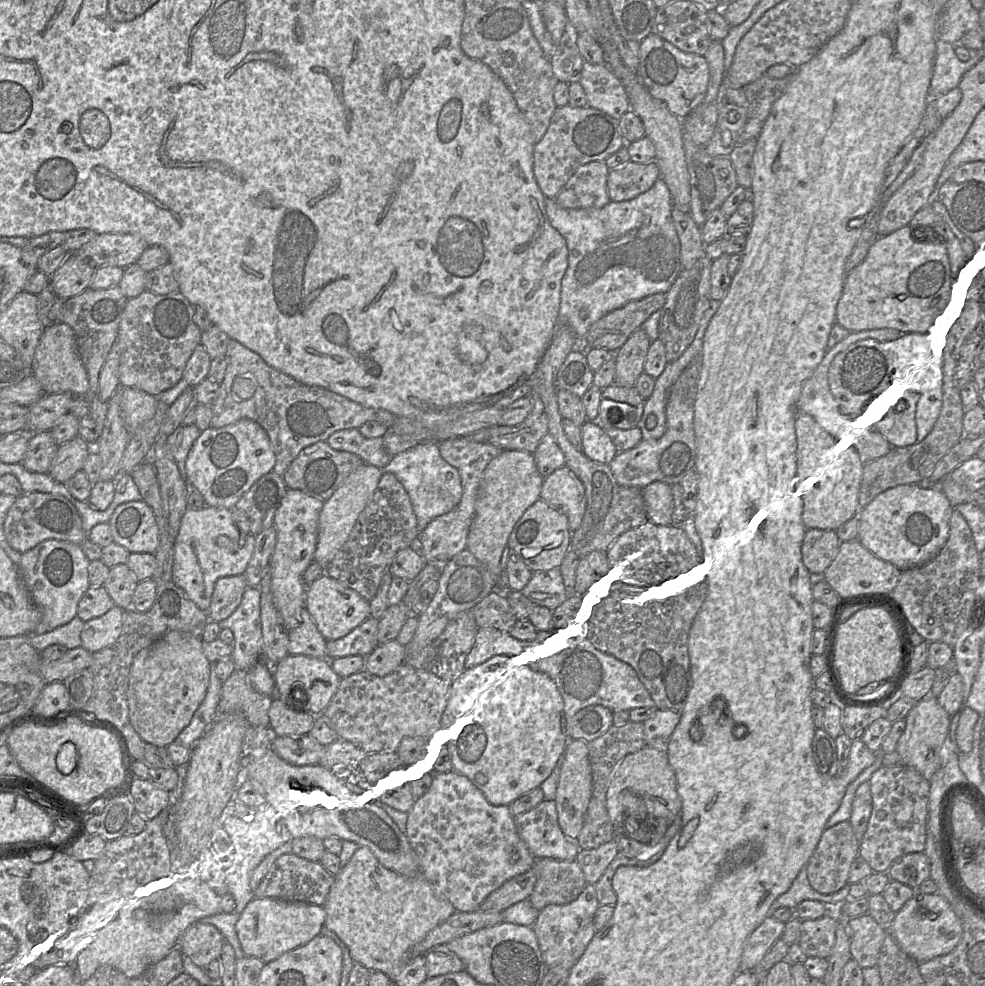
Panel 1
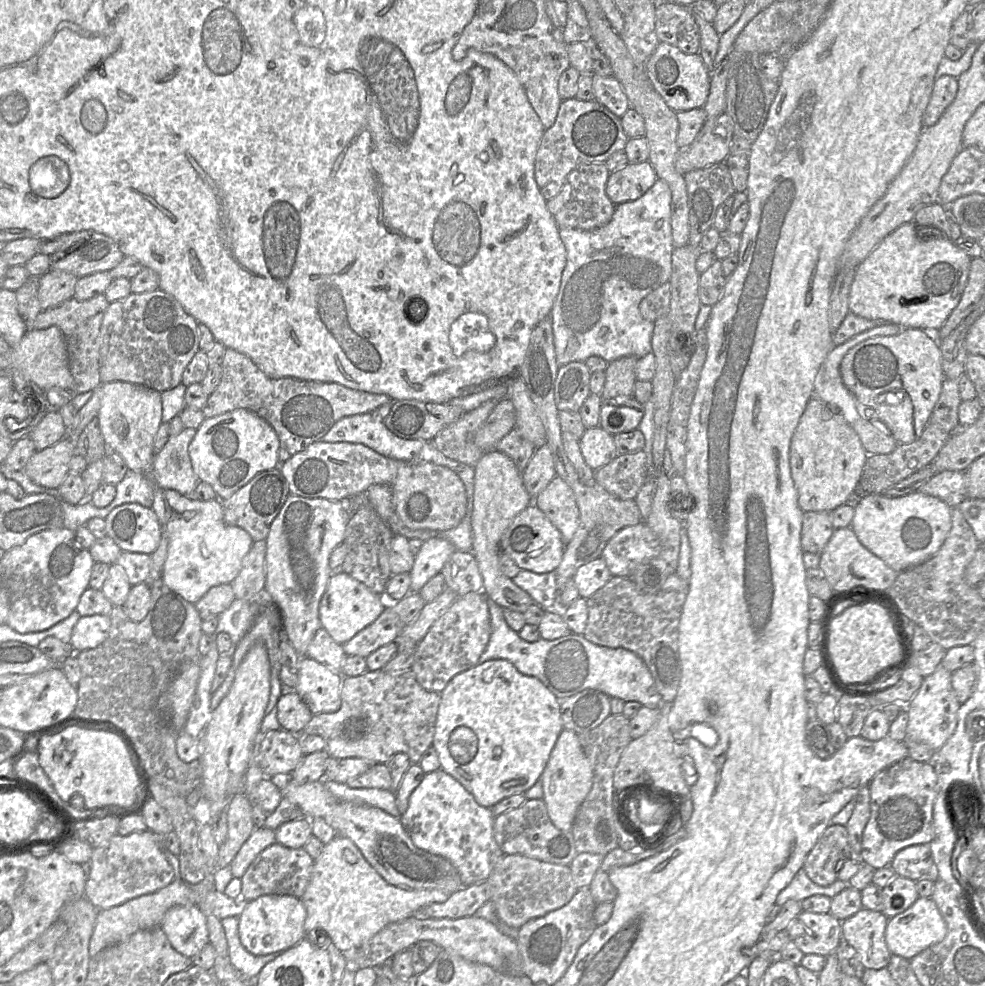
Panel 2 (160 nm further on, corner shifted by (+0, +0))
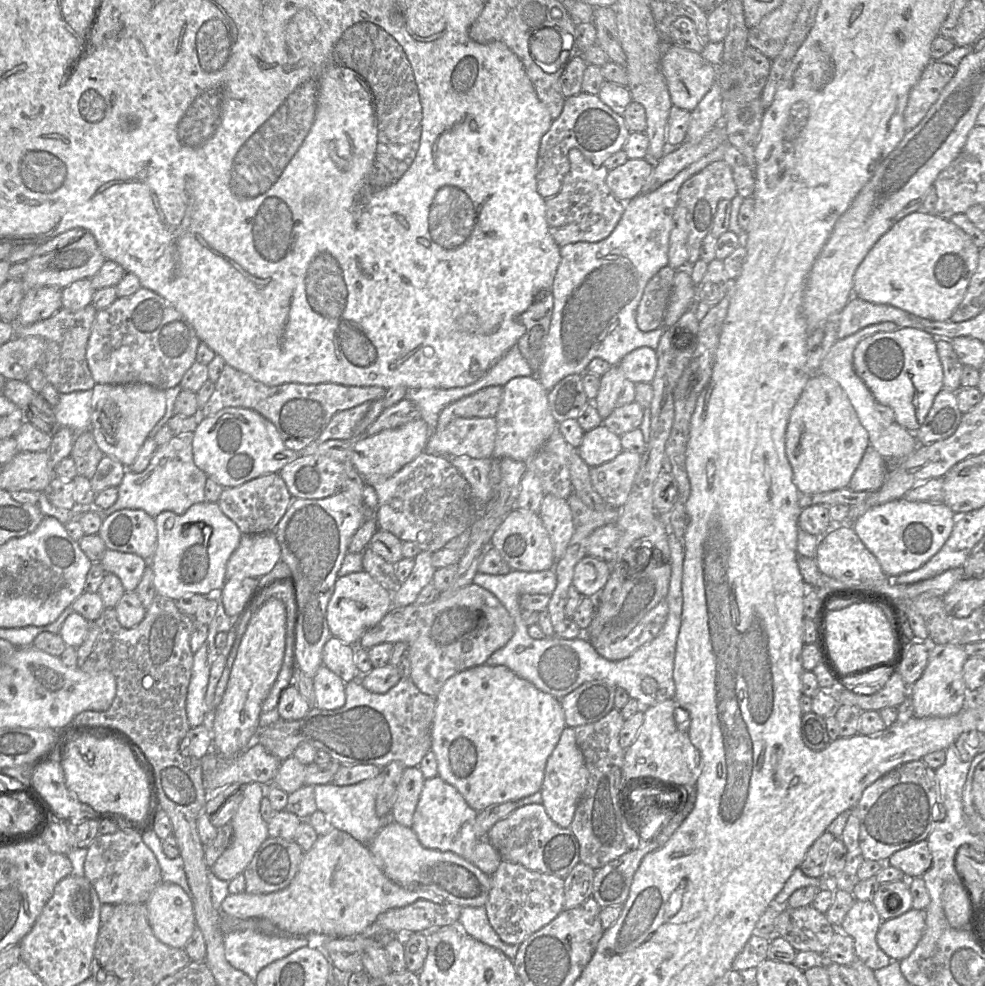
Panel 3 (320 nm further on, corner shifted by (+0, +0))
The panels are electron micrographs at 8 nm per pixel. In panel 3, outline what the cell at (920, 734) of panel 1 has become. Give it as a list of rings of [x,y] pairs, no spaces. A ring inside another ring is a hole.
[[[930,645],[927,666],[922,676],[909,689],[915,717],[948,717],[966,707],[969,691],[963,677],[963,666],[967,658],[964,646]]]

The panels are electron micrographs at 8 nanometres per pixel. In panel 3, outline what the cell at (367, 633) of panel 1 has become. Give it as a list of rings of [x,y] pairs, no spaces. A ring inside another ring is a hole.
[[[470,584],[450,597],[439,597],[430,604],[411,604],[406,607],[392,608],[373,628],[359,640],[358,646],[367,650],[381,643],[405,642],[409,645],[411,665],[410,678],[424,694],[436,697],[444,683],[455,674],[480,666],[497,650],[503,648],[514,636],[515,624],[503,604],[488,590]]]

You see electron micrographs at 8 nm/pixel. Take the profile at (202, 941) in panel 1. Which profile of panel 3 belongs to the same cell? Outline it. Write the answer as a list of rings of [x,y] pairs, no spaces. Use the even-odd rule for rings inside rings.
[[[162,882],[145,905],[155,937],[167,946],[184,949],[197,927],[192,898],[179,885]]]

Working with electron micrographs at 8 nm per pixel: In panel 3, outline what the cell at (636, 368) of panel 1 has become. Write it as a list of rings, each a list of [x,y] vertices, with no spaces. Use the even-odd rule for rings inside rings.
[[[617,365],[600,378],[600,388],[593,403],[603,420],[616,408],[635,402],[636,384],[628,380]]]

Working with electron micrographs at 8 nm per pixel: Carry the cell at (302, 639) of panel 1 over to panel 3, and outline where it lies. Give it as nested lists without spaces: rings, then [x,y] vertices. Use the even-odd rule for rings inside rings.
[[[332,636],[323,647],[322,663],[344,683],[349,683],[361,676],[354,663],[354,652],[355,646],[345,644]]]

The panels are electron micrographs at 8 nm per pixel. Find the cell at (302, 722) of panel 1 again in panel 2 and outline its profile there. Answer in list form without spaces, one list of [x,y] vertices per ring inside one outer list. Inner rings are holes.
[[[283,685],[283,694],[278,699],[277,720],[282,730],[300,734],[313,714],[298,693]]]

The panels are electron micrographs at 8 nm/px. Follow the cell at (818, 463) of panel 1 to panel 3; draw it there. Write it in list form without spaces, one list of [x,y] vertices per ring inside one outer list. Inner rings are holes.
[[[821,373],[810,376],[791,411],[786,429],[786,454],[799,493],[847,488],[868,446],[868,433],[842,387]]]

